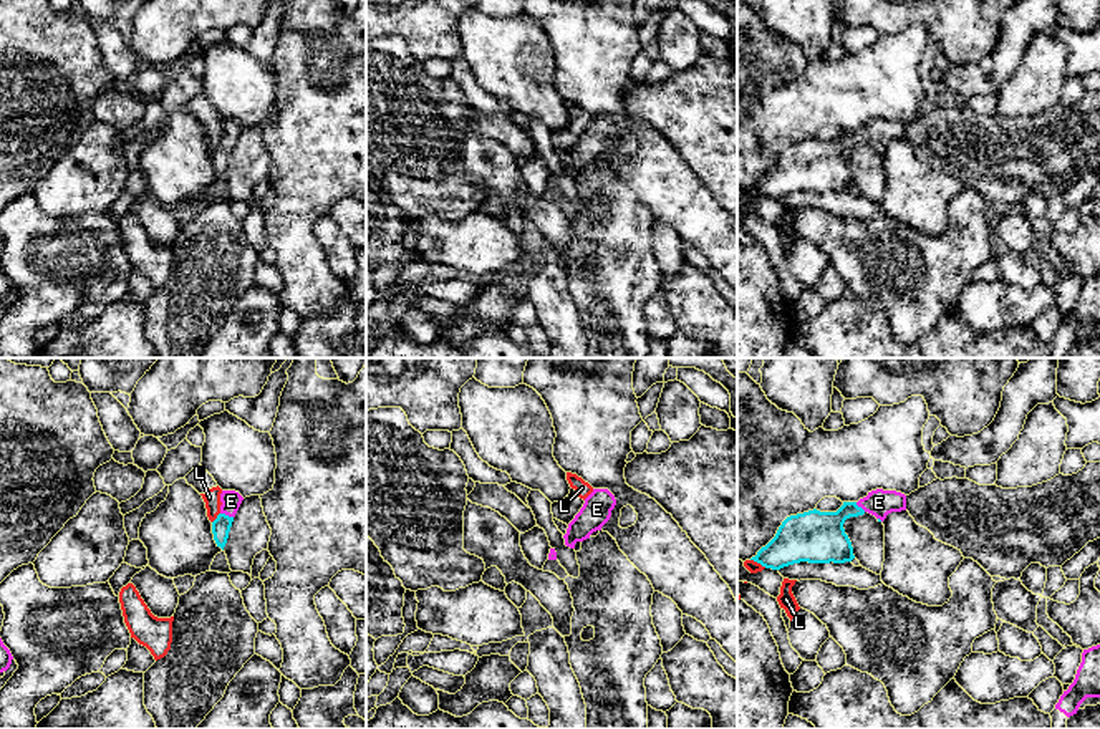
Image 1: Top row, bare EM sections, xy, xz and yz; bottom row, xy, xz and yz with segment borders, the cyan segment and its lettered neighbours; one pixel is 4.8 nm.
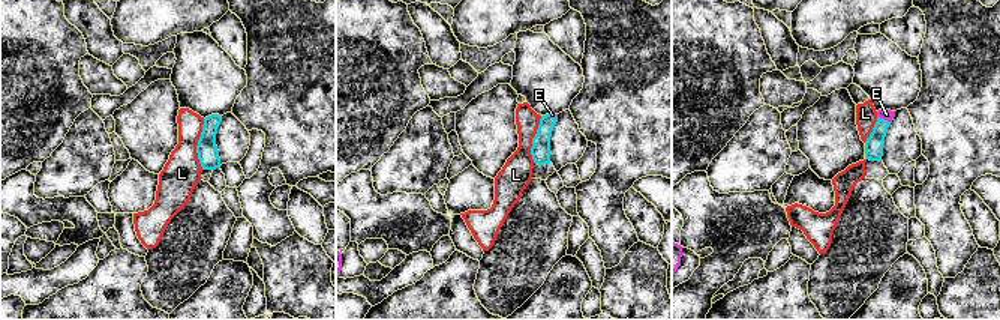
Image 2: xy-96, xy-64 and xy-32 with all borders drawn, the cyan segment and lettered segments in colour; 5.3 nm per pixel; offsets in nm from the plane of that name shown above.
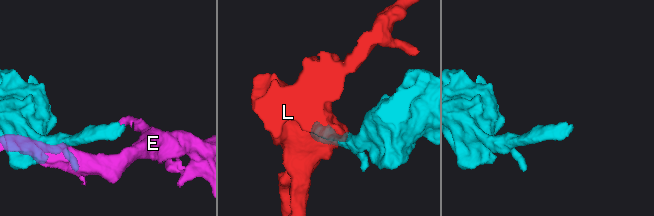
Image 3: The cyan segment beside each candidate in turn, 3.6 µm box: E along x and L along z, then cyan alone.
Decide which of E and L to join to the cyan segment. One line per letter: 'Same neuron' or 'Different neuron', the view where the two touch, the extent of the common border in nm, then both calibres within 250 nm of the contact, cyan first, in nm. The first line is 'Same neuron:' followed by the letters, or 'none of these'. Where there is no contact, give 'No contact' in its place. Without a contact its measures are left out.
Same neuron: E
E: Same neuron. Touches cyan in xy. Shared border 70 nm. Thickness 90 nm (cyan) against 100 nm
L: Different neuron. Touches cyan in xy. Shared border 70 nm. Thickness 90 nm (cyan) against 80 nm

